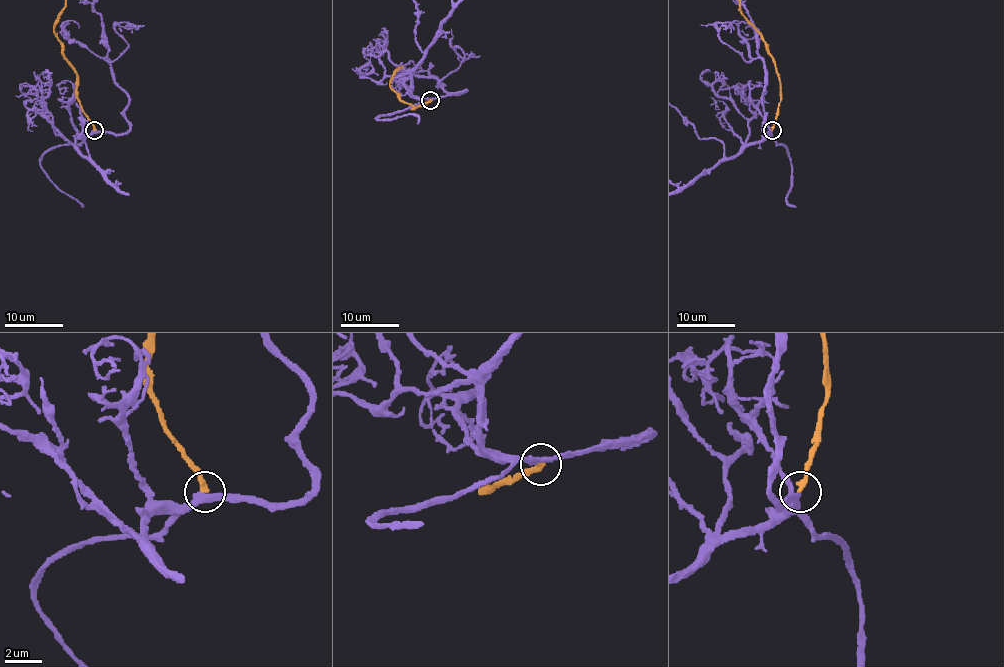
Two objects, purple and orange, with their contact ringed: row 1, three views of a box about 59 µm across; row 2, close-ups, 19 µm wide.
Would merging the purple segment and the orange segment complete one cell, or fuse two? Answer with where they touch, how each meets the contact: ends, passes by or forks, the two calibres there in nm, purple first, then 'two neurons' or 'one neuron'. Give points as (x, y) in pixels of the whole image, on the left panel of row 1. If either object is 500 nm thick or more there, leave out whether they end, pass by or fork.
(94, 130) | purple passes by | orange ends | 320/280 nm | two neurons

